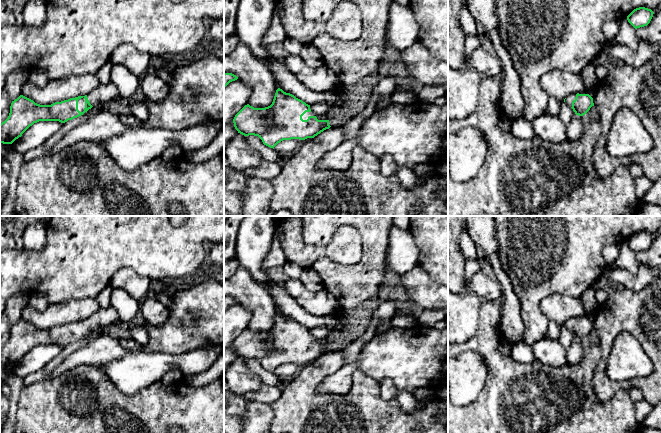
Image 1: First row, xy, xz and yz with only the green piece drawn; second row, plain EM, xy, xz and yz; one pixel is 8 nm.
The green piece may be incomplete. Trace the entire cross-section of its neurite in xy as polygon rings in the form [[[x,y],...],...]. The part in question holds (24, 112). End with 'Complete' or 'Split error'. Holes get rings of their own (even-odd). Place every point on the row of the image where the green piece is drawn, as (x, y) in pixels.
[[[110,81],[101,84],[85,96],[70,98],[51,105],[40,105],[20,95],[12,101],[8,118],[0,124],[0,143],[12,144],[34,123],[39,121],[59,121],[65,123],[83,115],[94,106],[117,99],[117,86]]]. Split error

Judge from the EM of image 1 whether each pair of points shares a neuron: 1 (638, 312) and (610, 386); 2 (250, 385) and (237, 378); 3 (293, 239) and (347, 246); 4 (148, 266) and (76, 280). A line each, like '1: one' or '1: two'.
1: one
2: one
3: one
4: one

